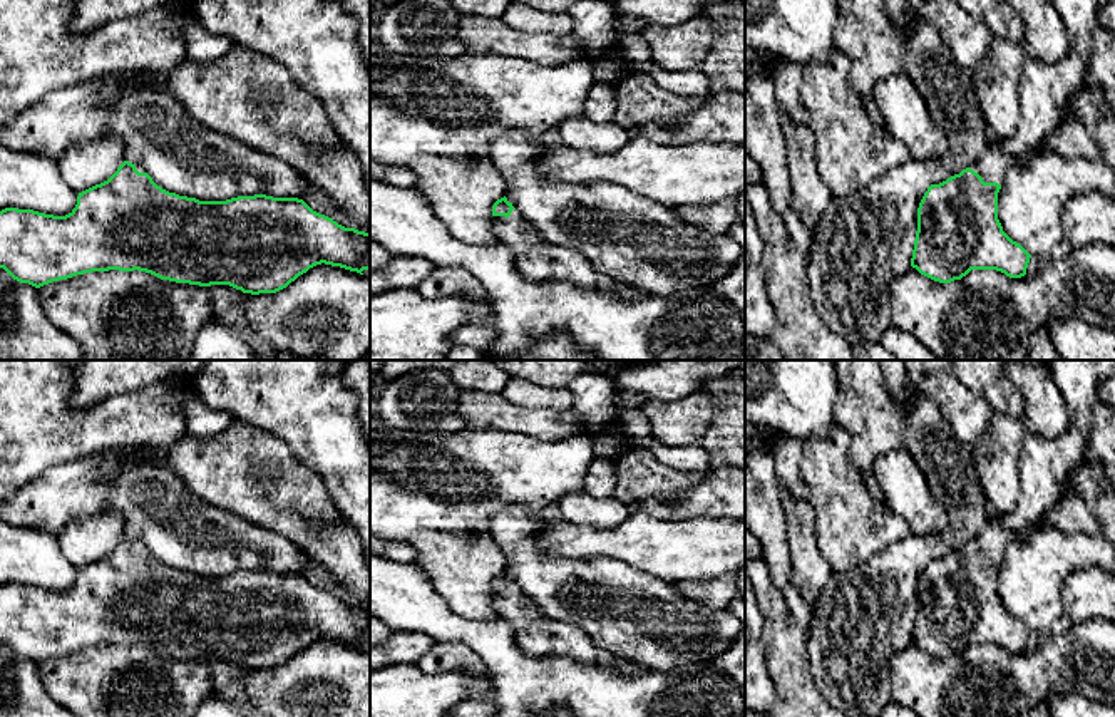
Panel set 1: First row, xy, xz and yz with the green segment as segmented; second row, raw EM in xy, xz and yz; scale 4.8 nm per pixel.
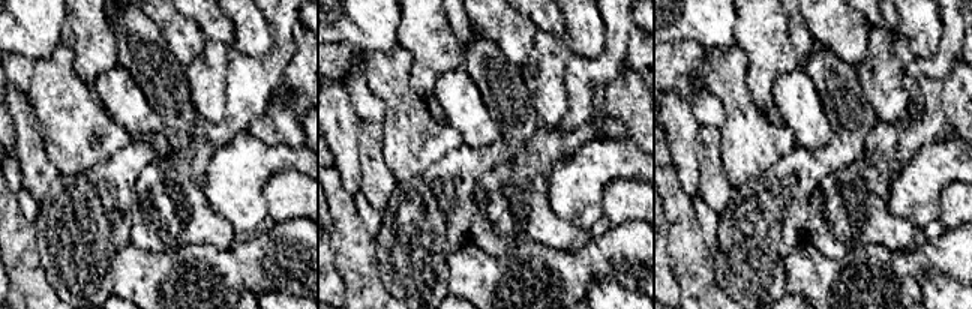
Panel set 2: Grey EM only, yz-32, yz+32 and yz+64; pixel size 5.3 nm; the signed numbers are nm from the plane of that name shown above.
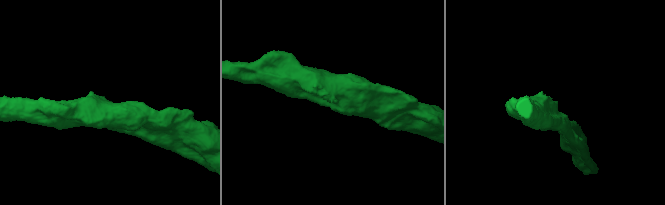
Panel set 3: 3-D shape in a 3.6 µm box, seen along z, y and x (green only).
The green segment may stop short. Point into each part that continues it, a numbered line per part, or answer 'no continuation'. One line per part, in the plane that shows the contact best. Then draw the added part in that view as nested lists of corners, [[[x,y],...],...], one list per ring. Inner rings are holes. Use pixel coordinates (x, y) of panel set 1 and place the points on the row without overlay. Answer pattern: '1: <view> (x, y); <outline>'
1: yz (993, 538); [[[1046,514],[1028,524],[1021,531],[1010,531],[1003,528],[996,519],[986,521],[984,528],[969,541],[978,548],[984,558],[1001,560],[1005,549],[1016,541],[1023,541],[1031,531],[1045,528],[1048,524]]]

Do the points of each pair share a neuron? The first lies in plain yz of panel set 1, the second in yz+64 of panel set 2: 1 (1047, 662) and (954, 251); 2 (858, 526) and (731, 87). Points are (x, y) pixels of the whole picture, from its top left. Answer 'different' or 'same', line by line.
1: same
2: same

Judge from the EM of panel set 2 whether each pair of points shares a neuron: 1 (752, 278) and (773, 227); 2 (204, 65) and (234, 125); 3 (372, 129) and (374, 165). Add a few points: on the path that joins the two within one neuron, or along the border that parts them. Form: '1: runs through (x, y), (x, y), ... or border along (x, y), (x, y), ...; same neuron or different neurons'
1: runs through (752, 266), (752, 248), (761, 239); same neuron
2: border along (227, 72), (225, 114), (218, 122), (203, 120); different neurons
3: runs through (372, 138), (372, 156); same neuron

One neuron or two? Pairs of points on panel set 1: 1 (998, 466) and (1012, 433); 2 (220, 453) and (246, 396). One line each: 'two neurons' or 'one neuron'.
1: one neuron
2: two neurons

